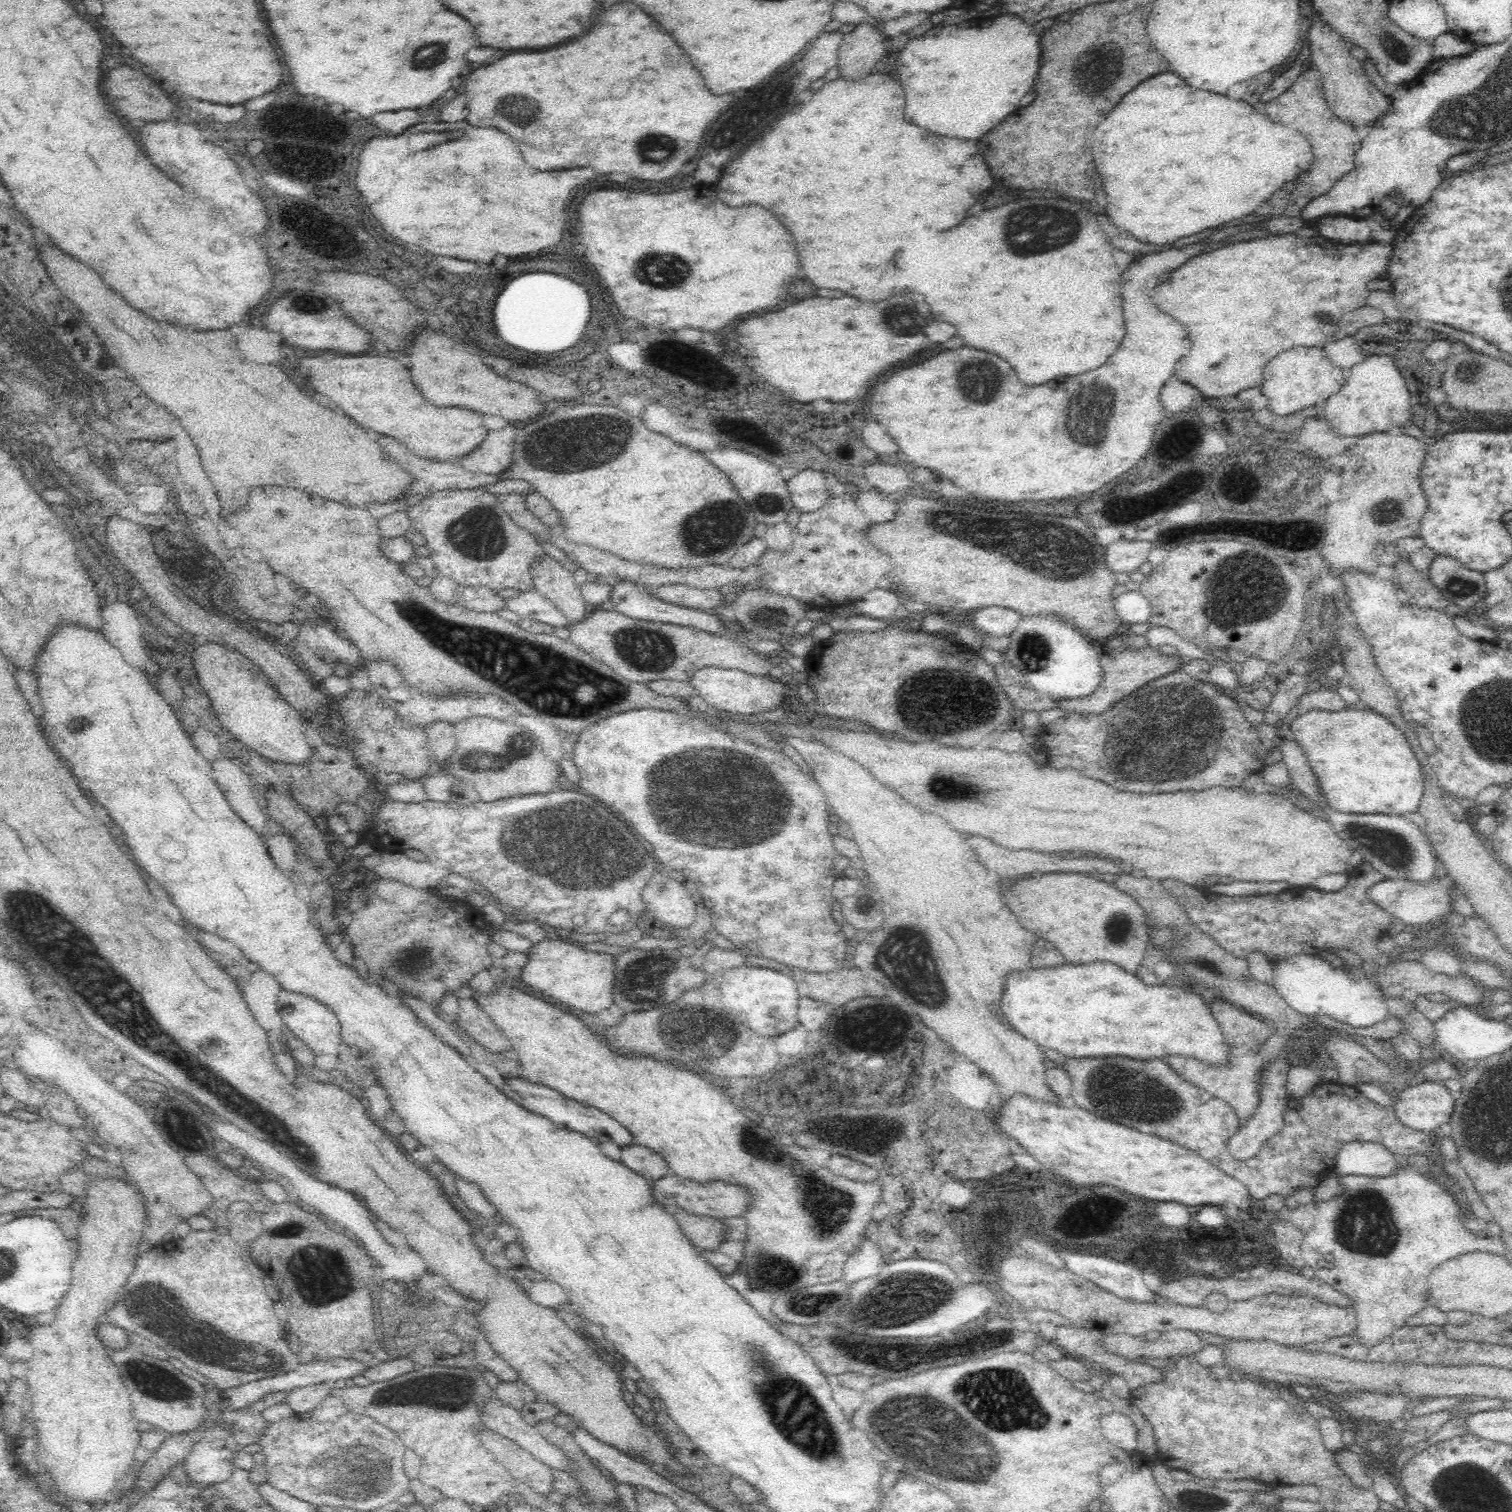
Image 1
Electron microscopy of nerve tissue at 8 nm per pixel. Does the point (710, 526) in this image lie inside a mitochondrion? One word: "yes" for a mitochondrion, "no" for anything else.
yes

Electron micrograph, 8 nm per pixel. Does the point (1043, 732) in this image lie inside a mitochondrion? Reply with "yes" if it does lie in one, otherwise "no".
no

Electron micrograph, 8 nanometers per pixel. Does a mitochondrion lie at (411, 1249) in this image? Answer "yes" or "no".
no

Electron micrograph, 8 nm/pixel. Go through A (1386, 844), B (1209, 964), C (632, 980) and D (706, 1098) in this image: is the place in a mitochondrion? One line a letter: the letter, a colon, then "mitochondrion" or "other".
A: mitochondrion
B: mitochondrion
C: other
D: other

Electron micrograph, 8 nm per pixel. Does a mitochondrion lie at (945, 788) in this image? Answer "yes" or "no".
yes

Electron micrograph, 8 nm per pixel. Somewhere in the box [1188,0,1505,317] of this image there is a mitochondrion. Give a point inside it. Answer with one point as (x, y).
(1391, 43)

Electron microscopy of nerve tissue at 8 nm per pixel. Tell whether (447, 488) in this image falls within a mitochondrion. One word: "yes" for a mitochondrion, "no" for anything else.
no

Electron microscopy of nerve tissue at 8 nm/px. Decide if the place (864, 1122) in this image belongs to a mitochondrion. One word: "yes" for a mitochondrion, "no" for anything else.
no

